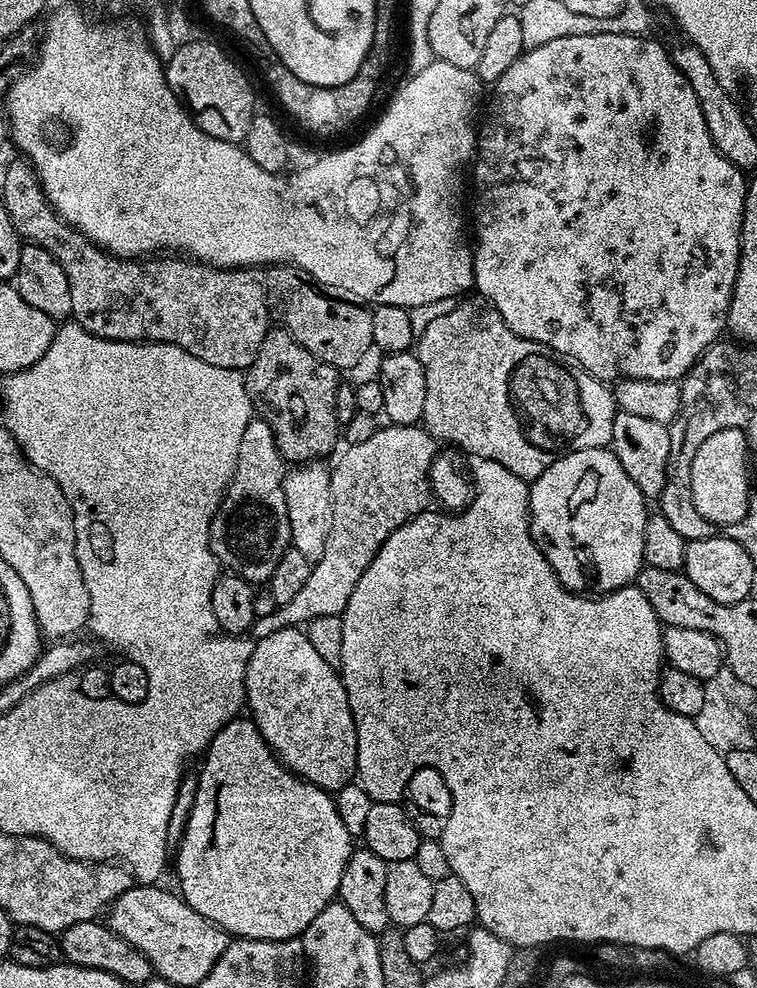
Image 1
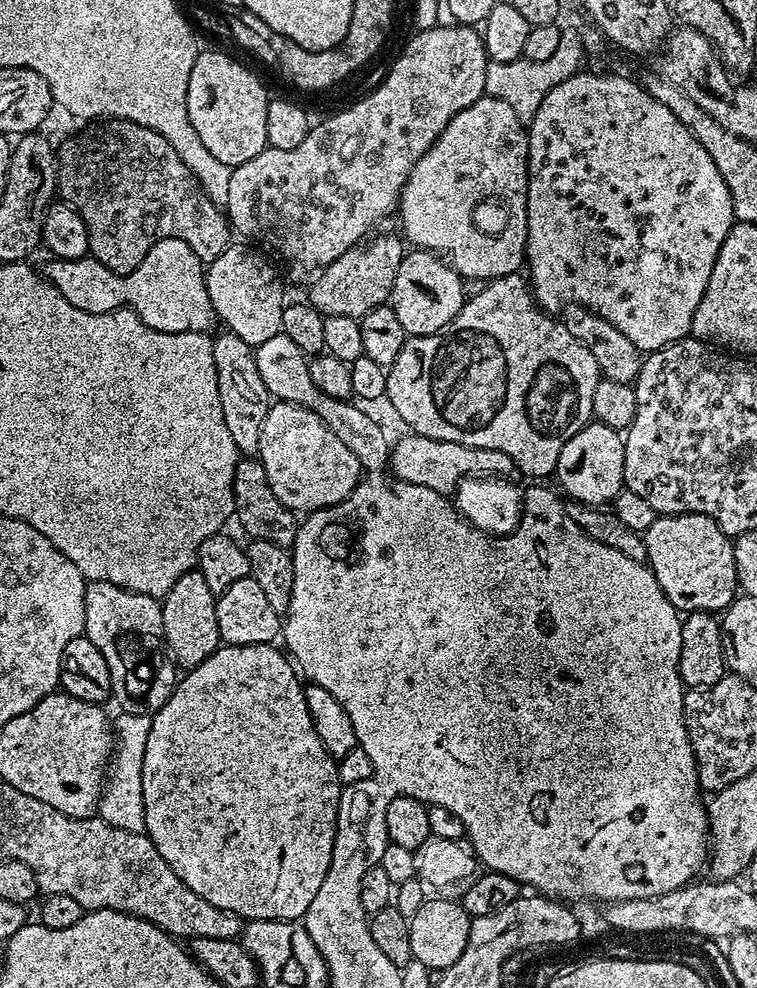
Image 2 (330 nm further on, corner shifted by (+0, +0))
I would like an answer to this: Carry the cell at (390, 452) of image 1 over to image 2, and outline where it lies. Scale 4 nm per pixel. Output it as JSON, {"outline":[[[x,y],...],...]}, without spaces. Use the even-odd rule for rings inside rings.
{"outline":[[[415,434],[404,435],[408,436],[391,445],[391,475],[397,480],[414,482],[417,488],[427,490],[440,498],[451,497],[459,483],[469,476],[509,479],[516,472],[513,460],[500,450],[462,446],[458,442],[442,442]]]}

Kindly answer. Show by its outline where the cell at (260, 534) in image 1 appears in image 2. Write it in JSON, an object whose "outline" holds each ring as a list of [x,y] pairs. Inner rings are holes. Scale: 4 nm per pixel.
{"outline":[[[227,330],[221,331],[221,336],[218,335],[212,341],[212,349],[214,350],[214,366],[218,370],[218,398],[222,398],[222,418],[226,418],[226,427],[230,430],[230,438],[234,438],[234,446],[237,453],[244,458],[252,458],[259,453],[260,439],[262,438],[262,422],[266,422],[266,414],[270,407],[270,395],[267,392],[266,383],[262,382],[262,375],[258,370],[258,362],[256,361],[256,354],[253,345],[249,341],[238,338],[238,334],[229,332]]]}

